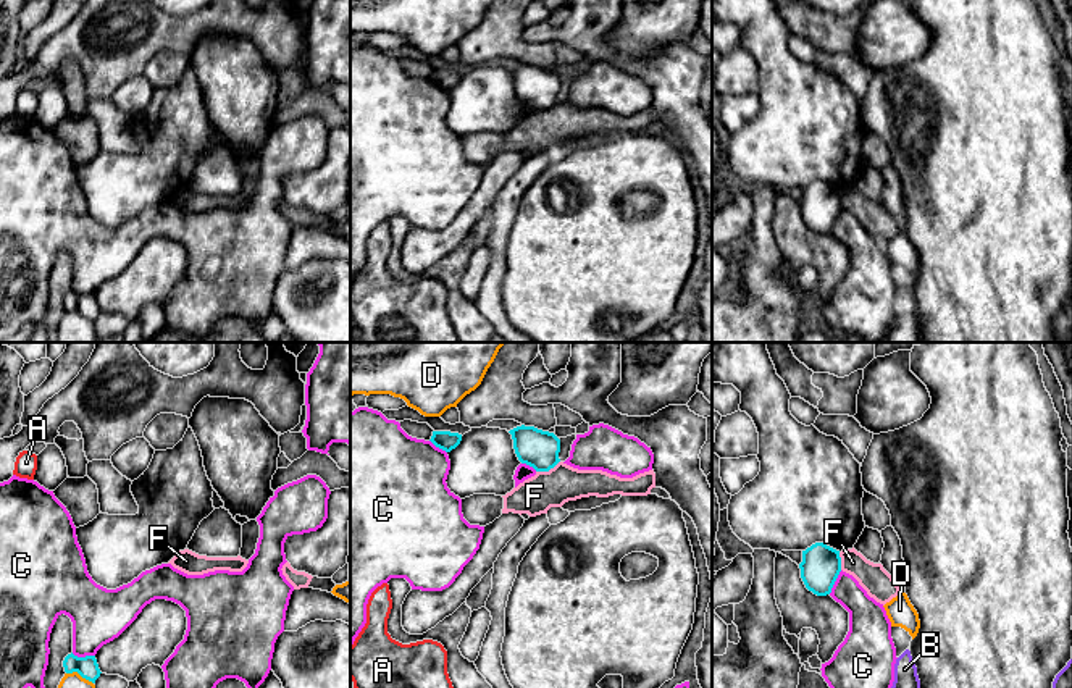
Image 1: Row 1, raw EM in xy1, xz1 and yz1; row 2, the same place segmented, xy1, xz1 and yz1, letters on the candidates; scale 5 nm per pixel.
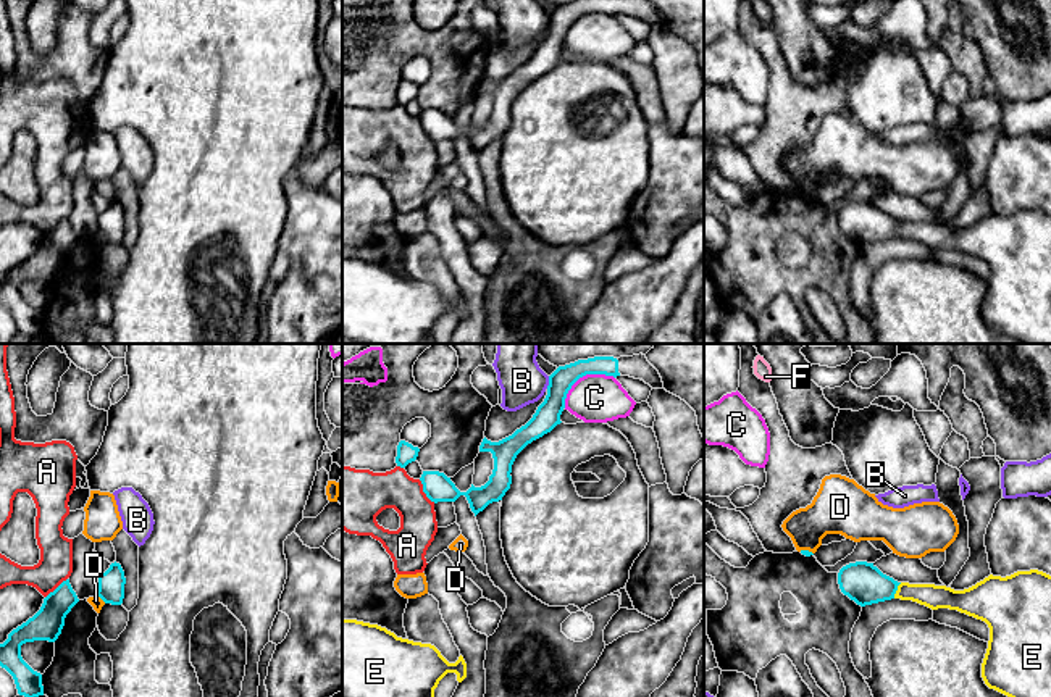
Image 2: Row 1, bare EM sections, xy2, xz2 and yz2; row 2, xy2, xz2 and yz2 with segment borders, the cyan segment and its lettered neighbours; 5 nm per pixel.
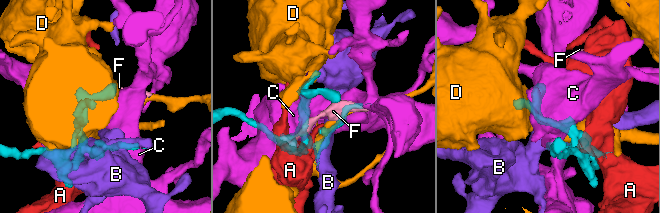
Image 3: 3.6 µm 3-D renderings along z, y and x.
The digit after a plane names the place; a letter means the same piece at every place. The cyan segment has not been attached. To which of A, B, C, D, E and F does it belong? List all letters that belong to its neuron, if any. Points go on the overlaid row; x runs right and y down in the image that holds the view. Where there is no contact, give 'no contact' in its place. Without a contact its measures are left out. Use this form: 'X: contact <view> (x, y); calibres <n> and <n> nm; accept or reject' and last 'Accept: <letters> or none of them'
A: contact xz2 (423, 491); calibres 140 and 200 nm; reject
B: contact xz2 (549, 383); calibres 130 and 220 nm; reject
C: contact xz2 (582, 376); calibres 120 and 240 nm; reject
D: contact xy1 (79, 674); calibres 110 and 80 nm; reject
E: contact yz2 (896, 589); calibres 200 and 120 nm; accept
F: contact xz1 (548, 470); calibres 190 and 190 nm; reject
Accept: E

